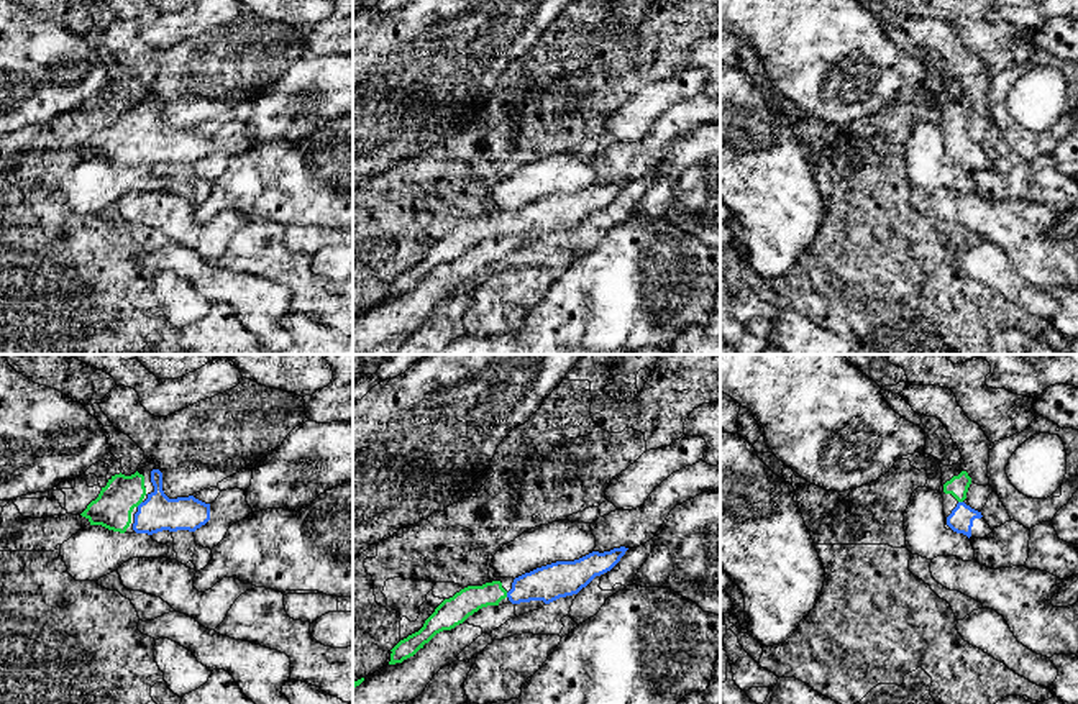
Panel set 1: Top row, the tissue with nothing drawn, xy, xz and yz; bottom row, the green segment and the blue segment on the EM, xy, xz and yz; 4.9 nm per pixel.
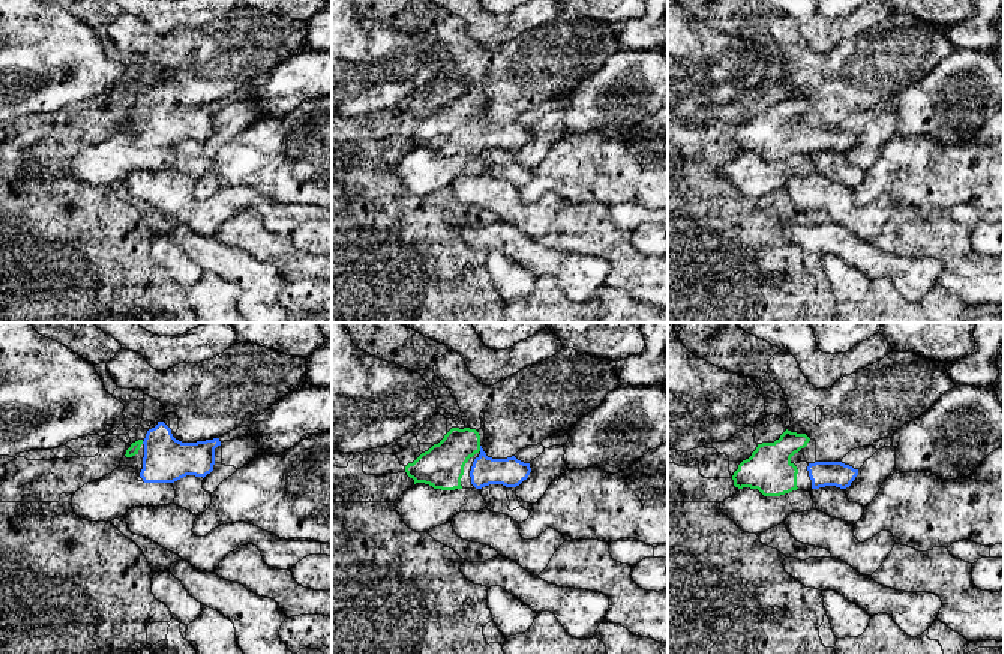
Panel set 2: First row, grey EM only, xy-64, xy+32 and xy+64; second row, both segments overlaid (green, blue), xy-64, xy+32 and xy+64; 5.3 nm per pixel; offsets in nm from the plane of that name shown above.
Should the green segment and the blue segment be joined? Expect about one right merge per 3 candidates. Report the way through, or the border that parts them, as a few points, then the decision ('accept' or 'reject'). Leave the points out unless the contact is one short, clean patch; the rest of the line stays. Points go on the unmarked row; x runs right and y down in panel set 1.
runs through xy (112, 141), (117, 137), (138, 137), (148, 145), (158, 145); accept

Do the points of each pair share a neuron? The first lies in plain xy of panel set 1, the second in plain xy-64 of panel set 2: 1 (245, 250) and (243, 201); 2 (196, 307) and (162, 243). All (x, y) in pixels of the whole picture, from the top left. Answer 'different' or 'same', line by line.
1: different
2: same

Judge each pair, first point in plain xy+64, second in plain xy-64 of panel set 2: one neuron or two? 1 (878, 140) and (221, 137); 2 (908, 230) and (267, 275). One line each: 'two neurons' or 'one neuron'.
1: one neuron
2: two neurons

